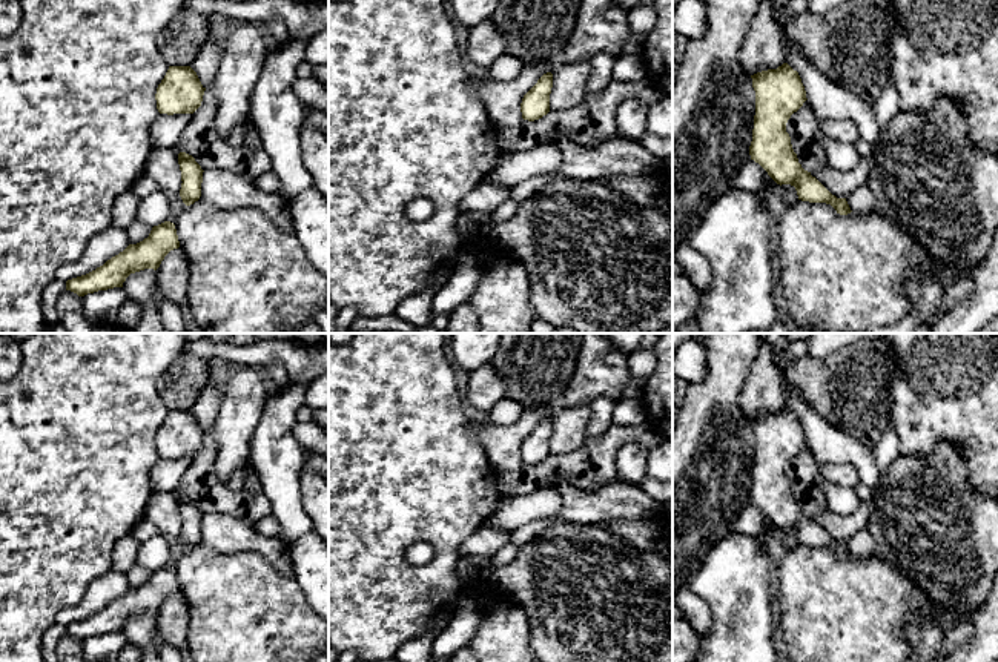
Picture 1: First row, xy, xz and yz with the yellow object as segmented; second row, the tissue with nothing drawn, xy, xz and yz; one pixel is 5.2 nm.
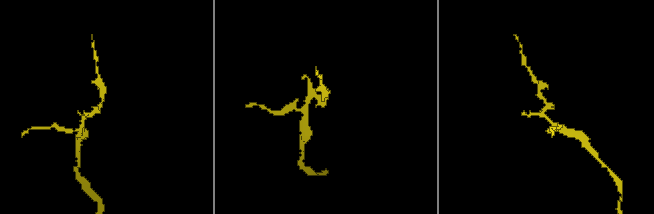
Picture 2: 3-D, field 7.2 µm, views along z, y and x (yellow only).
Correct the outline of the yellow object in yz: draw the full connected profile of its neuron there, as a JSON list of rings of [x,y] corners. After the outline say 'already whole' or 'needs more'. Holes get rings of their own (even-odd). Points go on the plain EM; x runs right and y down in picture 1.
[[[783,407],[751,422],[755,435],[751,504],[758,507],[777,528],[794,530],[798,544],[831,548],[840,559],[851,558],[846,542],[837,542],[805,515],[792,493],[786,467],[808,444],[798,416]]] | already whole

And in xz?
[[[547,416],[522,442],[520,456],[524,464],[534,465],[550,456],[551,432],[553,418]]] | already whole

